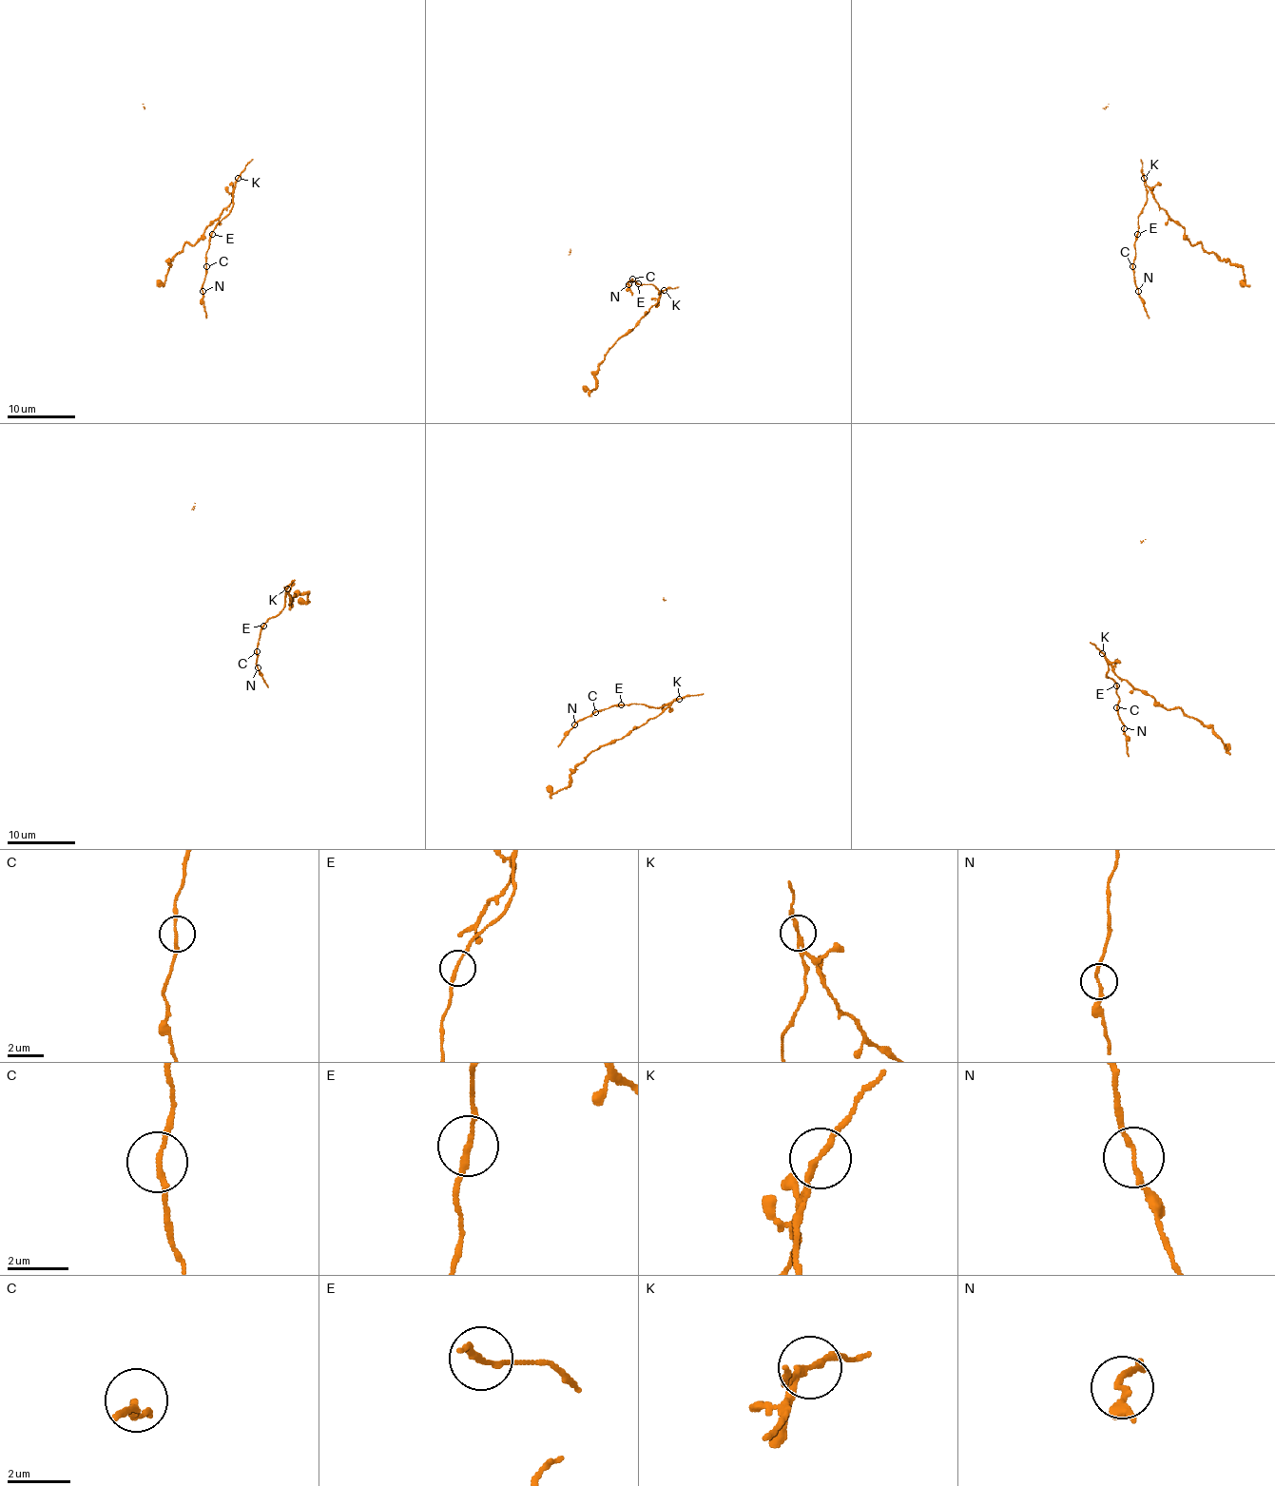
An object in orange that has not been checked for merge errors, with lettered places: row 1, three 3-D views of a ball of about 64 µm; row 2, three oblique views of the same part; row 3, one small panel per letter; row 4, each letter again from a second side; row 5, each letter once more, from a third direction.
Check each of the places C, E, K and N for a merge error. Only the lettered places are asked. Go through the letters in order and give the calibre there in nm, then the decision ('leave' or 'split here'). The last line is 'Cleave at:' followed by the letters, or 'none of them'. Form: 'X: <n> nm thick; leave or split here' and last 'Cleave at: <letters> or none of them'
C: 150 nm thick; leave
E: 180 nm thick; leave
K: 190 nm thick; split here
N: 140 nm thick; leave
Cleave at: K

